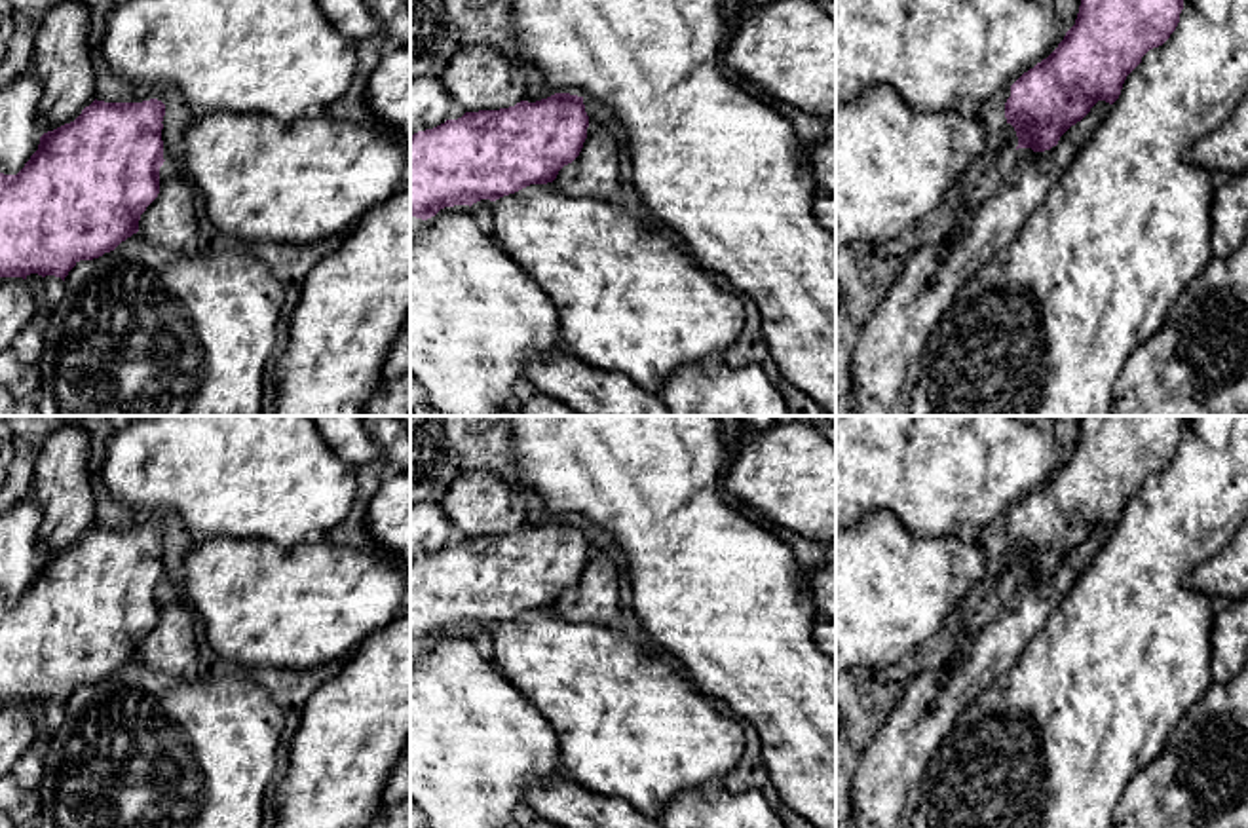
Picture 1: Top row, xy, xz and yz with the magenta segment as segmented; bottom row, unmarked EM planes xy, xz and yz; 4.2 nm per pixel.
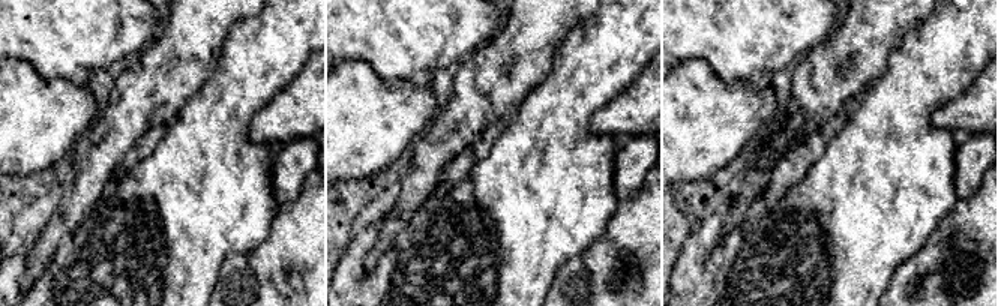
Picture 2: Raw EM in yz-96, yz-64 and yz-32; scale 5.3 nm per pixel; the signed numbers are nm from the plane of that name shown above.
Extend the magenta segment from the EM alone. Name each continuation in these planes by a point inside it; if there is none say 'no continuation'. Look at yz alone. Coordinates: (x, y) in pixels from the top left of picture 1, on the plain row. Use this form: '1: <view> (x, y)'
no continuation

